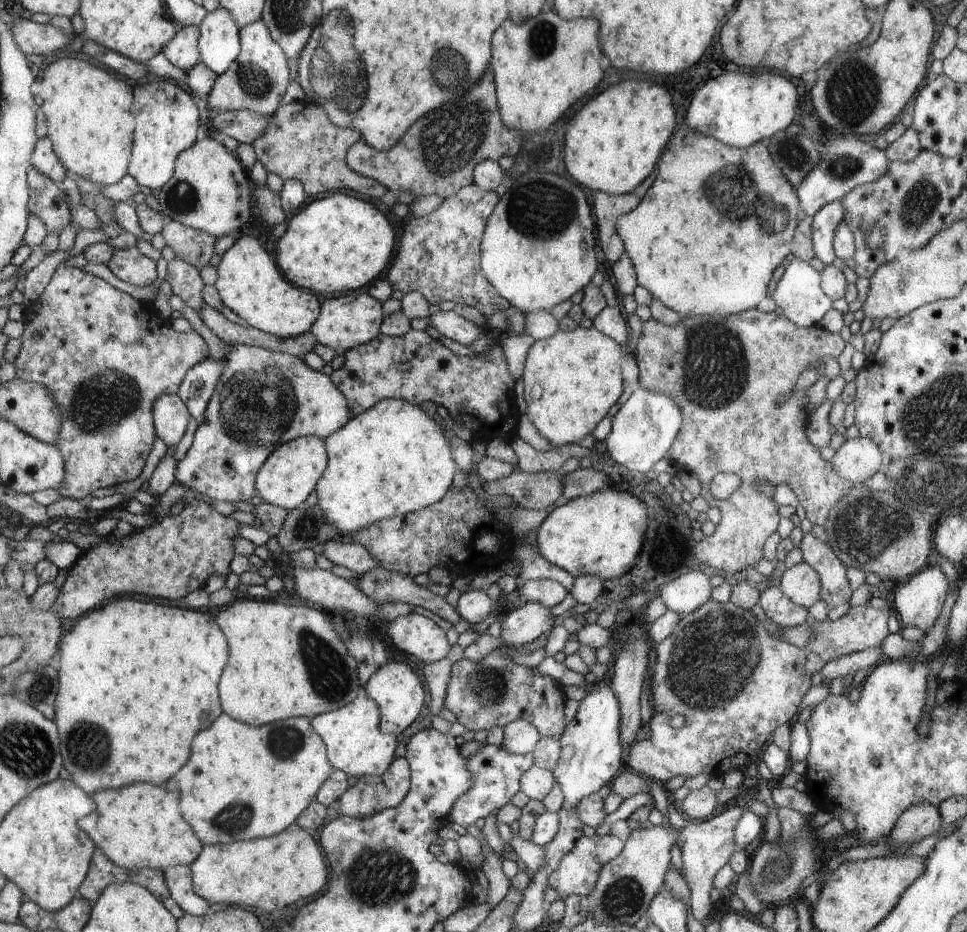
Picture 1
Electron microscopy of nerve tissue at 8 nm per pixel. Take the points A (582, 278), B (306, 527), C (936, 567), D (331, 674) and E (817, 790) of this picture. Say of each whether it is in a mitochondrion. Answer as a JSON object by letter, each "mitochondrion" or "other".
{"A":"other","B":"mitochondrion","C":"other","D":"mitochondrion","E":"other"}

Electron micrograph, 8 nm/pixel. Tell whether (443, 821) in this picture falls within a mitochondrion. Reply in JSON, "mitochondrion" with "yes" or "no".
{"mitochondrion":"no"}

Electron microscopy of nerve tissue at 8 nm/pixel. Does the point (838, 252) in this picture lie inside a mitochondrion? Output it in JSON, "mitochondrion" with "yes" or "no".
{"mitochondrion":"no"}

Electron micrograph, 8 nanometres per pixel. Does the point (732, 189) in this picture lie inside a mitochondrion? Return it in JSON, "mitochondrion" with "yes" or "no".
{"mitochondrion":"yes"}

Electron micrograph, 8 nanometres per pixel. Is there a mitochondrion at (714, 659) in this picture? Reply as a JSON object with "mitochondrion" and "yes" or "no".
{"mitochondrion":"yes"}

